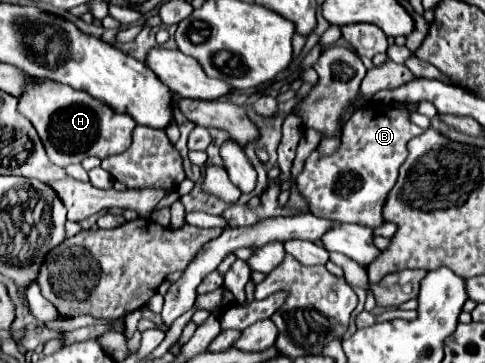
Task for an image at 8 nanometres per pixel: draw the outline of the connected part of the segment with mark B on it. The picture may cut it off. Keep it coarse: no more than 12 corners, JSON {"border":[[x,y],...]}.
{"border":[[369,102],[295,180],[311,214],[379,228],[423,128]]}

